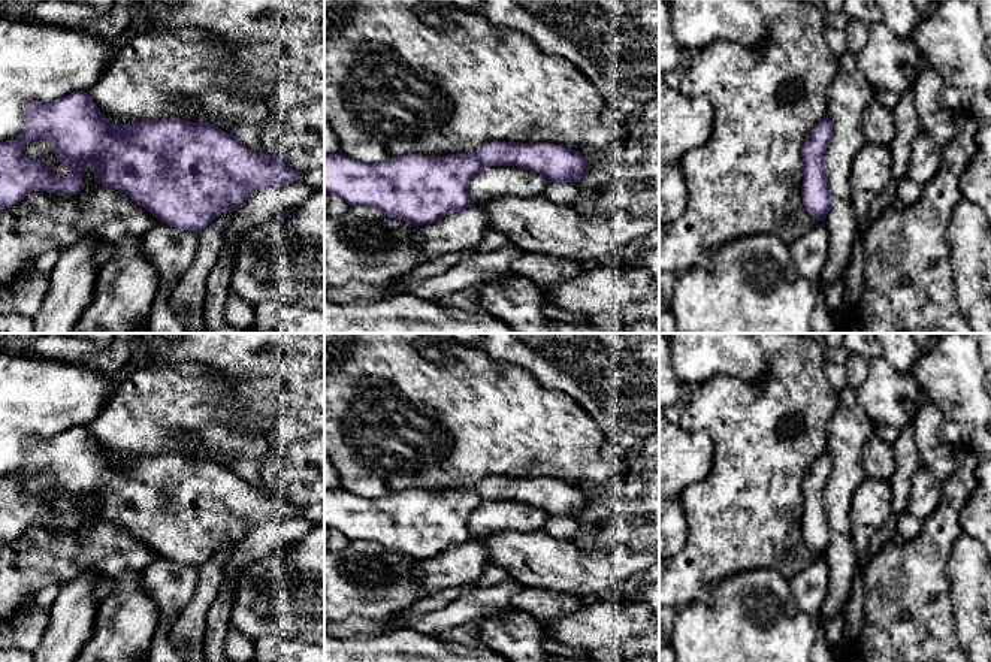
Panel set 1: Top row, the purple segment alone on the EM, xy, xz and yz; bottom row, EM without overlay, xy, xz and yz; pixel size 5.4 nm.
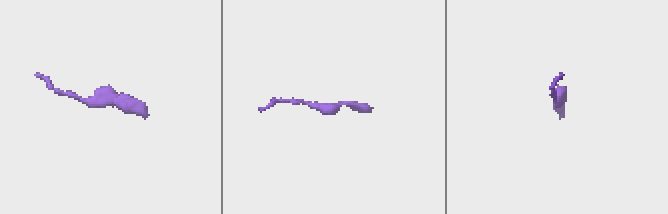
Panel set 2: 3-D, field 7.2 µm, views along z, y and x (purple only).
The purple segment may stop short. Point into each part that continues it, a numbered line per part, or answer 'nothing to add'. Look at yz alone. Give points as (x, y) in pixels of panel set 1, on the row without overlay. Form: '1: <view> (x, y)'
nothing to add

